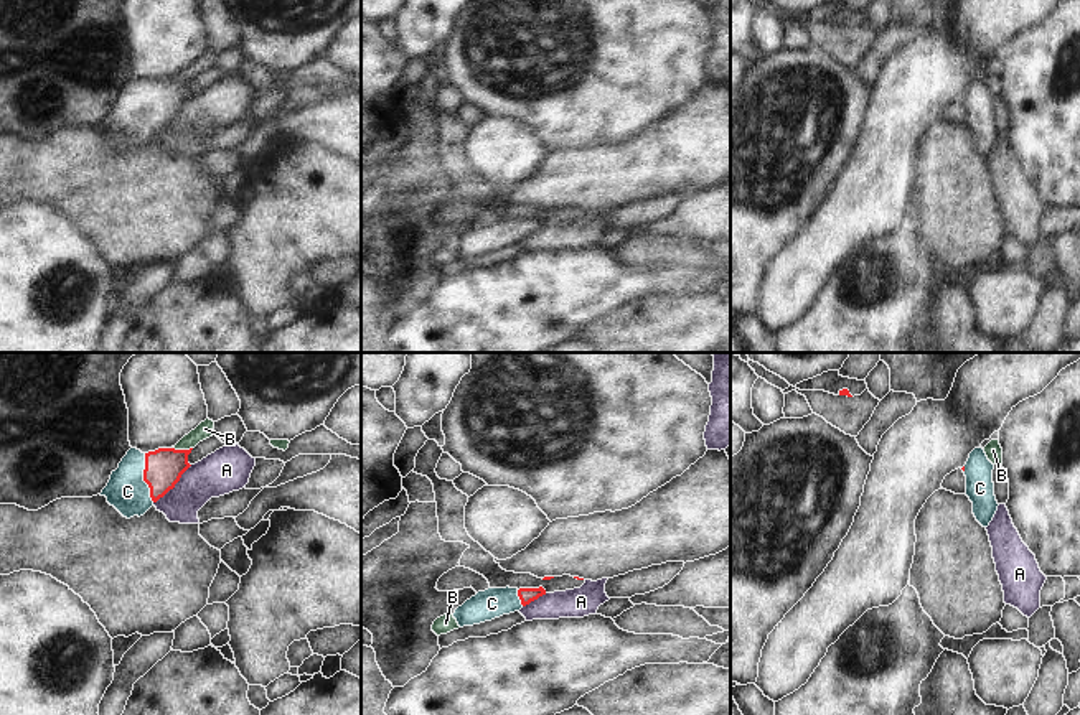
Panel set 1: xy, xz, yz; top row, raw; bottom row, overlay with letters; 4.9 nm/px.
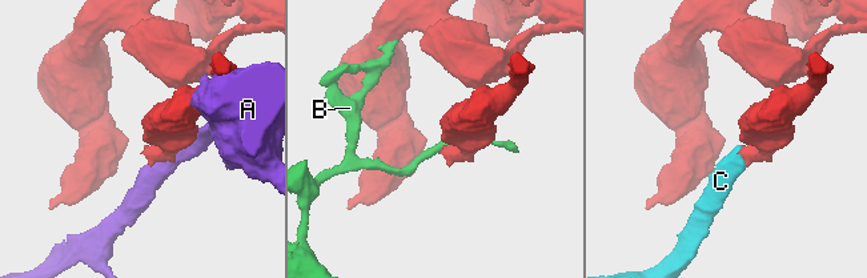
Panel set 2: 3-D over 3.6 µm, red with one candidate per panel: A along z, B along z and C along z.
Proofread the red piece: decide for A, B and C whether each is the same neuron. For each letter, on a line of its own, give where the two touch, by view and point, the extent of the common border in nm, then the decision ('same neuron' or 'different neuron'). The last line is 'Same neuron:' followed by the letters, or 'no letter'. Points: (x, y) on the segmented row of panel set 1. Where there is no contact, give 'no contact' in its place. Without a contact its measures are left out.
A: xy (173, 486) | 260 nm | different neuron
B: xy (182, 450) | 100 nm | different neuron
C: xy (144, 478) | 240 nm | same neuron
Same neuron: C

